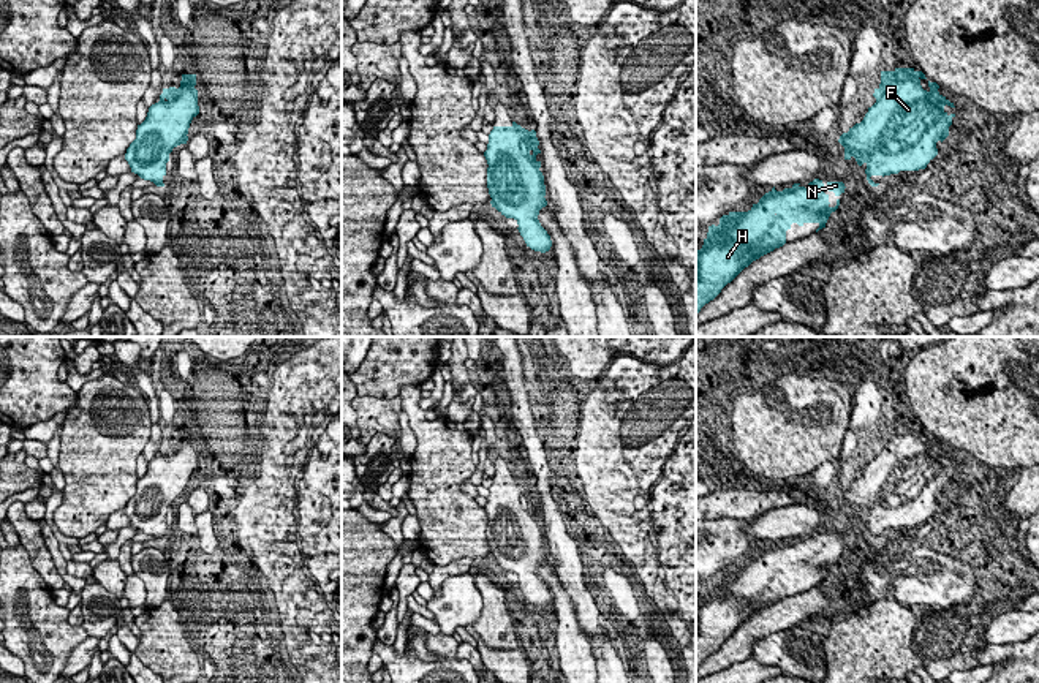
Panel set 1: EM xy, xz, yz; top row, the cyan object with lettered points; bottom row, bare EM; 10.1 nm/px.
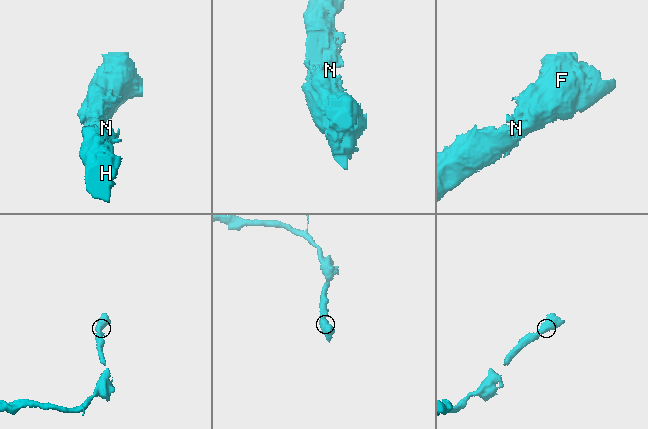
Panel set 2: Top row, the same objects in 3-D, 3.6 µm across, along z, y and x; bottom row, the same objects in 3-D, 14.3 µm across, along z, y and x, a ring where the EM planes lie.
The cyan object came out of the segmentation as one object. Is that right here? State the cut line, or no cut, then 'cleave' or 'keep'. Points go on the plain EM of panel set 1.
no cut | keep

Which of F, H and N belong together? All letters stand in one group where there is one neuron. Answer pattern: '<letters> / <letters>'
F H N

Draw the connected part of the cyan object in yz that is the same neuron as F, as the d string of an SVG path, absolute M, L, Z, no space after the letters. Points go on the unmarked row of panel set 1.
M895 422L881 425L881 438L875 443L876 457L868 462L863 474L843 487L838 496L844 501L844 514L856 512L857 519L867 519L865 528L871 541L878 541L871 530L890 530L900 525L919 525L938 509L936 496L949 490L949 481L955 468L947 468L944 460L955 462L943 451L936 436L928 435L930 444L924 444L920 435L927 433L914 422Z

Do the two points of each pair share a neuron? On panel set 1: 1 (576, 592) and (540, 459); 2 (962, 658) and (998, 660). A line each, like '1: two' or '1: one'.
1: one
2: two

